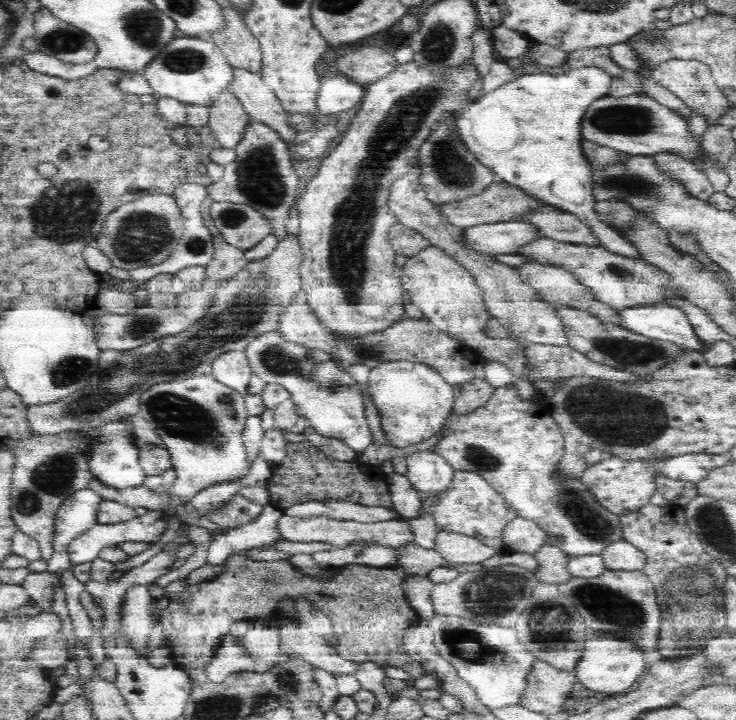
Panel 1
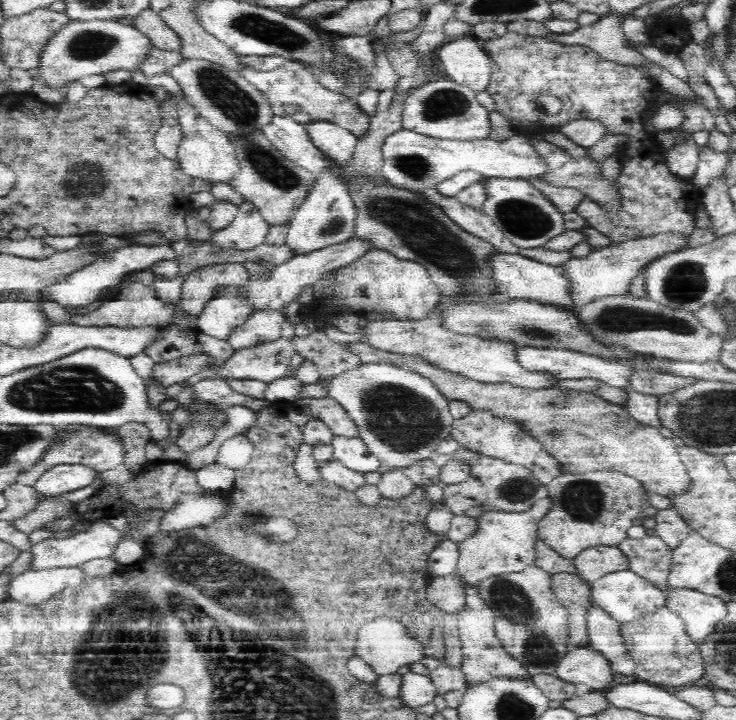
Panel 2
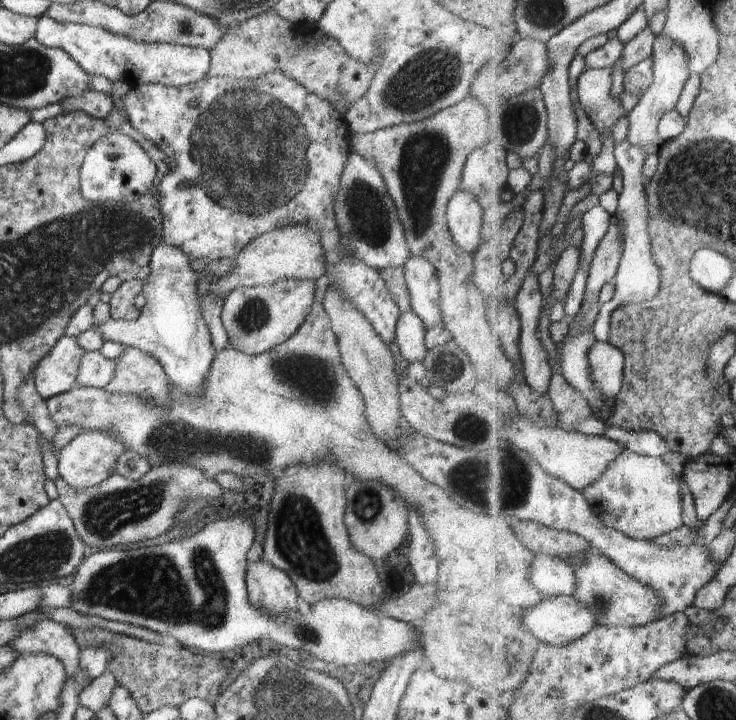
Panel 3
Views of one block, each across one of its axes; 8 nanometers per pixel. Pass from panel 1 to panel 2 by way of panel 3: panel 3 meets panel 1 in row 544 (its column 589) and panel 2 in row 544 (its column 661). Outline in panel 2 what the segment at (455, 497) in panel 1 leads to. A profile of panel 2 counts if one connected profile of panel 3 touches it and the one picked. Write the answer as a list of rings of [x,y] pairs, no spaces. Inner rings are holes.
[[[549,498],[535,502],[523,511],[504,509],[486,509],[472,513],[475,529],[468,536],[457,542],[458,560],[456,570],[466,579],[472,588],[480,588],[480,584],[492,576],[500,576],[511,572],[522,572],[535,564],[537,558],[536,542],[538,542],[538,522],[547,511]]]

